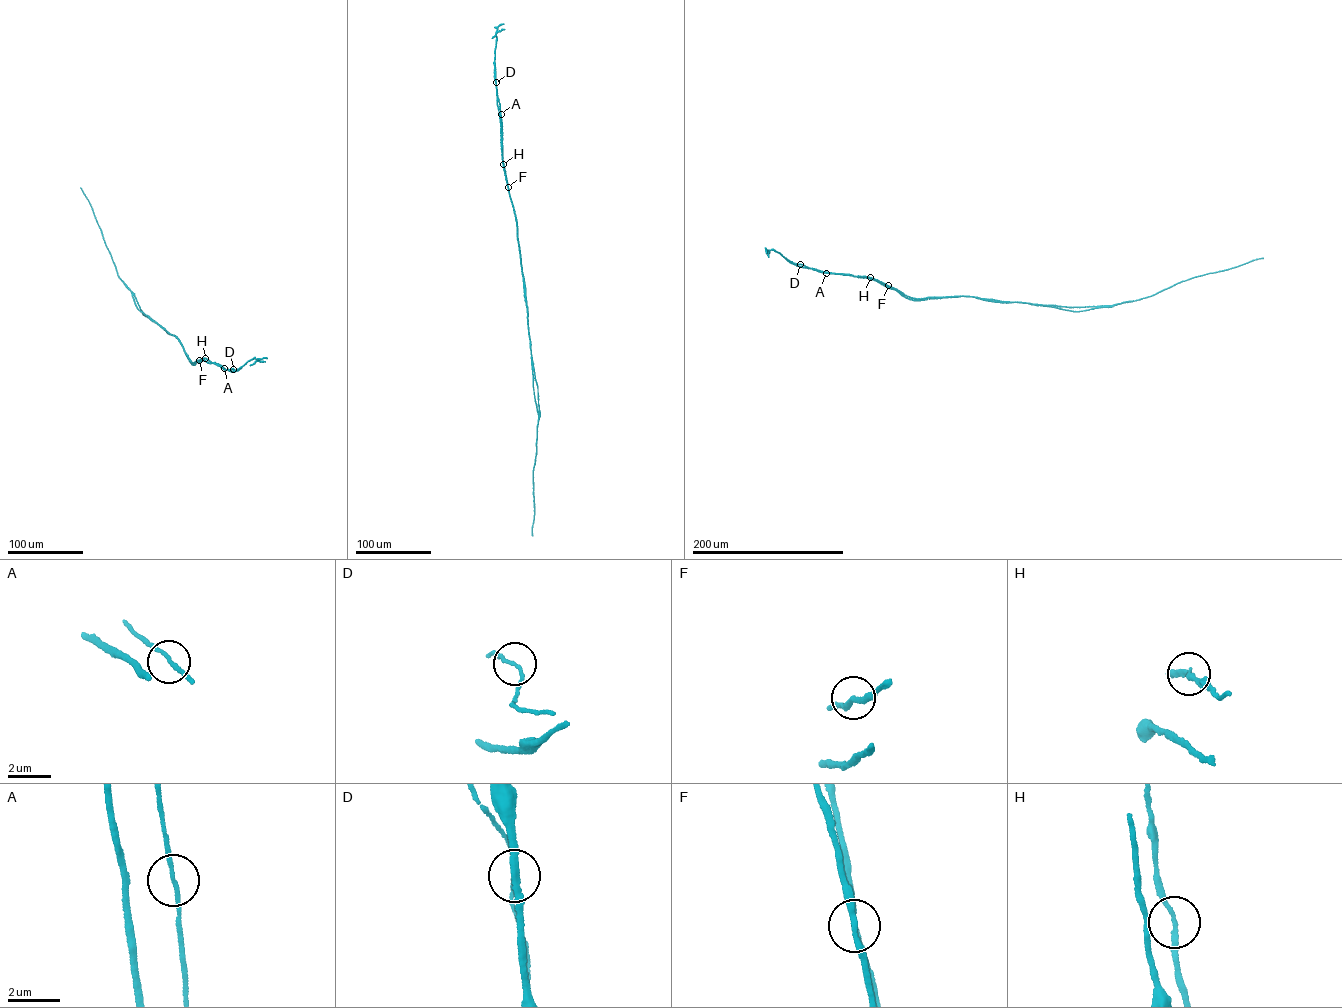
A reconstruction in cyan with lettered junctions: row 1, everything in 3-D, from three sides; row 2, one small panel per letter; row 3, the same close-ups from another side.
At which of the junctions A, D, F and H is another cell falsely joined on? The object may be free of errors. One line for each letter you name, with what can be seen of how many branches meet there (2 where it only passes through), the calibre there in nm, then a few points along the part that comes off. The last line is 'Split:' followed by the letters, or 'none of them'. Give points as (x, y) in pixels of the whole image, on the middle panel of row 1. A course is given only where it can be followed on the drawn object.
Split: none of them

